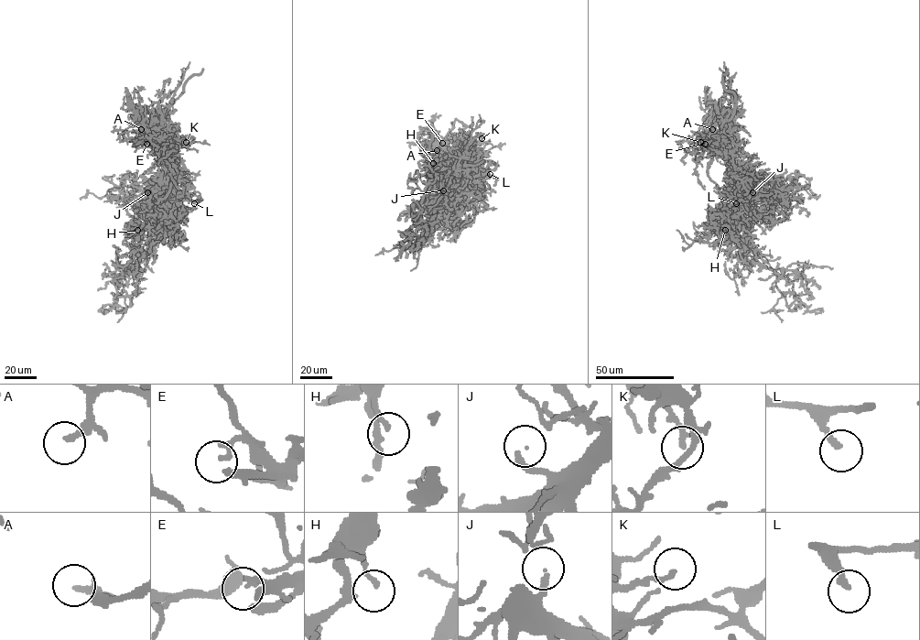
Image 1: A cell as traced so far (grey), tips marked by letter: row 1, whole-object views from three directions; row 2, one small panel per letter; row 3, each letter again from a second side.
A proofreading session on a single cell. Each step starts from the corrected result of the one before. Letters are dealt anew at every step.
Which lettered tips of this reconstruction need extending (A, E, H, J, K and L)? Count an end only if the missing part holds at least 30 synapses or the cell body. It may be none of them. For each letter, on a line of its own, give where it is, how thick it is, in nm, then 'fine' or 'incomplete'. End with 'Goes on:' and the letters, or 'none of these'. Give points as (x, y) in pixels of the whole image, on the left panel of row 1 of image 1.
A: at (141, 129); 240 nm thick; incomplete
E: at (146, 144); 160 nm thick; incomplete
H: at (137, 230); 130 nm thick; fine
J: at (147, 192); 170 nm thick; fine
K: at (186, 142); 200 nm thick; fine
L: at (194, 203); 190 nm thick; incomplete
Goes on: A, E, L

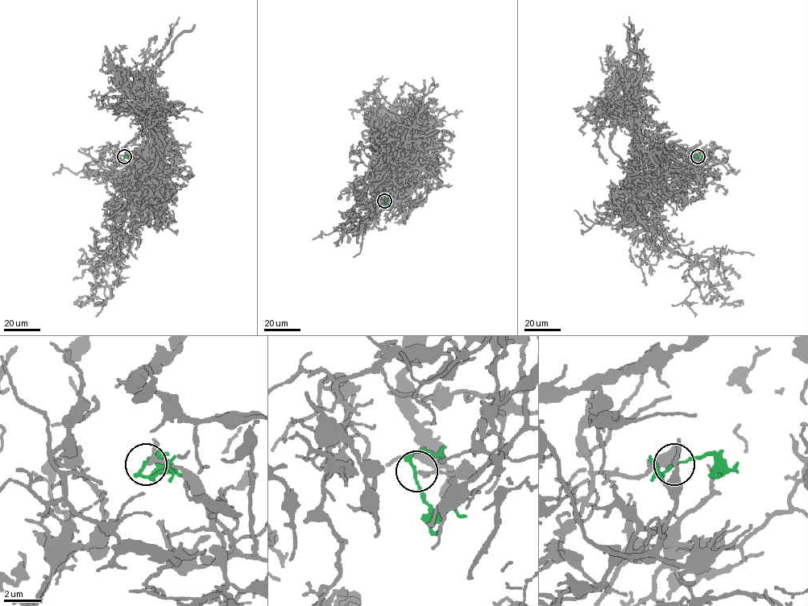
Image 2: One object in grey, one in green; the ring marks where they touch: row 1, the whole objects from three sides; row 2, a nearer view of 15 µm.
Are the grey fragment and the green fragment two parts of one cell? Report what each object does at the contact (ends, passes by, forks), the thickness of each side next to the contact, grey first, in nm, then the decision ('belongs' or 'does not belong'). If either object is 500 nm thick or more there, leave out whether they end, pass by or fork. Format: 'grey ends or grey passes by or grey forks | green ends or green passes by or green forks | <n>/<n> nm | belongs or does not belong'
grey passes by | green passes by | 160/130 nm | does not belong

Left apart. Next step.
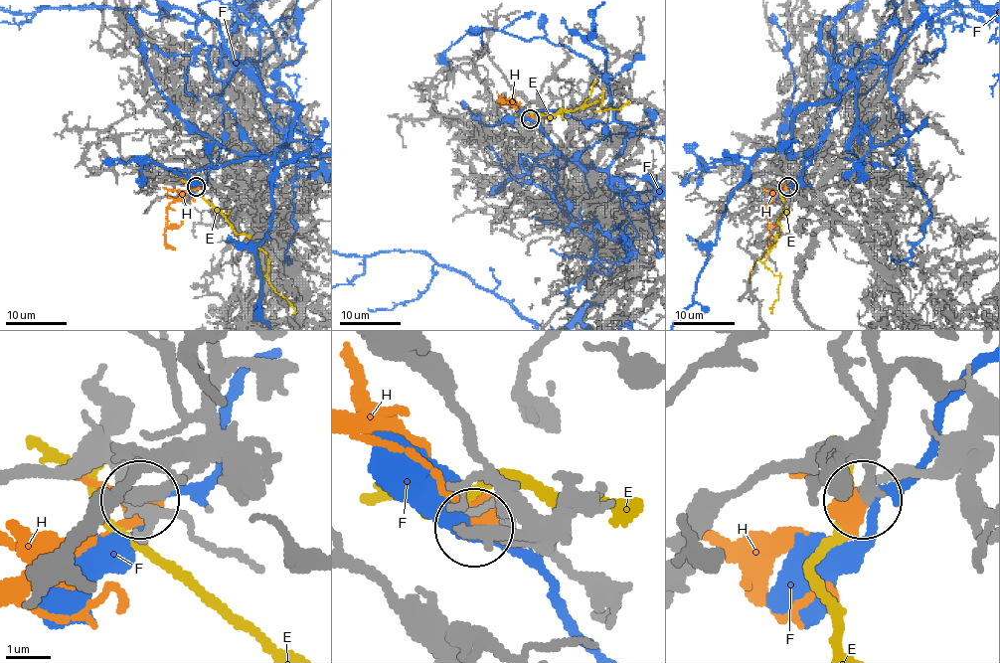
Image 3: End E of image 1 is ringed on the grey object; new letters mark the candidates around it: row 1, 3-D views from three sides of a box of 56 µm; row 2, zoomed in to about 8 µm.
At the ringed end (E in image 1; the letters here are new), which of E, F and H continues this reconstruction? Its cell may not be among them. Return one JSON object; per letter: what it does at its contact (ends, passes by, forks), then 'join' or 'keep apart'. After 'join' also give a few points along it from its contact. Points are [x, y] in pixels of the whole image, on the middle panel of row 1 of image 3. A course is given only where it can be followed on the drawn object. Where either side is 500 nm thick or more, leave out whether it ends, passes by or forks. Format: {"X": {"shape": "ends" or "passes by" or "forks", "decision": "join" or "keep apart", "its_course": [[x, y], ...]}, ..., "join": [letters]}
{"E": {"shape": "passes by", "decision": "keep apart"}, "F": {"shape": "passes by", "decision": "keep apart"}, "H": {"shape": "passes by", "decision": "join", "its_course": [[530, 118], [503, 98], [498, 100], [509, 101]]}, "join": ["H"]}

